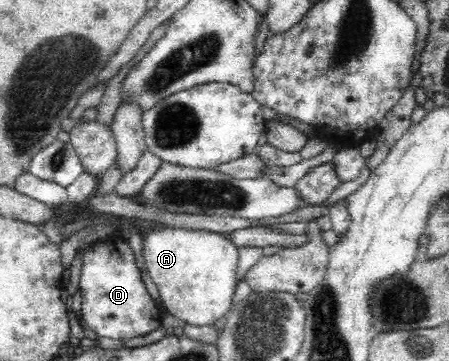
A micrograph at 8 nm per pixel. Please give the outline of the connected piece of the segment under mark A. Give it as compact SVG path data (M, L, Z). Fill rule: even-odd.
M171 227L143 236L146 272L155 283L161 306L185 325L213 327L232 310L237 283L238 247L225 235L207 231L175 231Z

